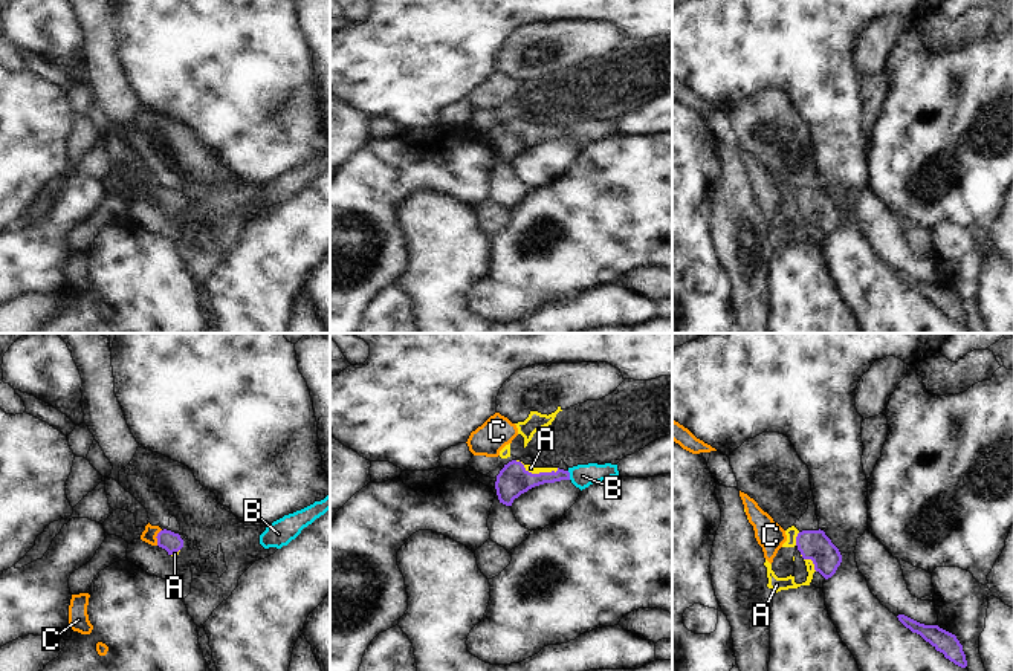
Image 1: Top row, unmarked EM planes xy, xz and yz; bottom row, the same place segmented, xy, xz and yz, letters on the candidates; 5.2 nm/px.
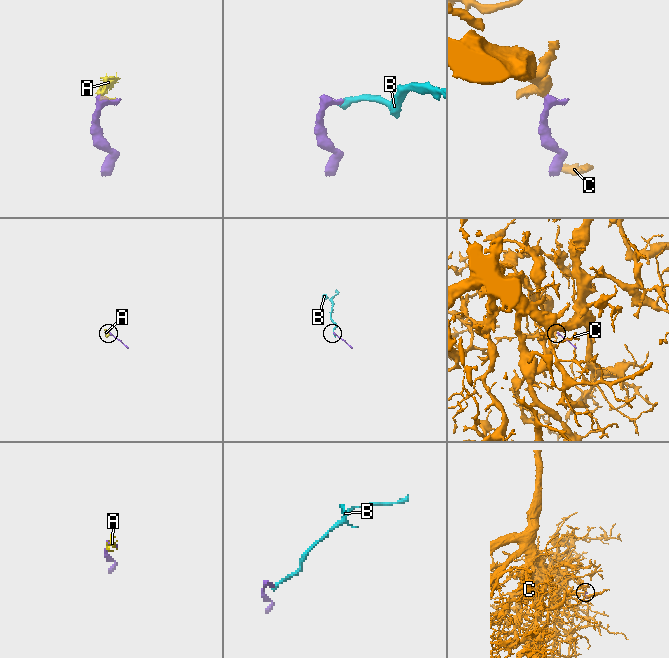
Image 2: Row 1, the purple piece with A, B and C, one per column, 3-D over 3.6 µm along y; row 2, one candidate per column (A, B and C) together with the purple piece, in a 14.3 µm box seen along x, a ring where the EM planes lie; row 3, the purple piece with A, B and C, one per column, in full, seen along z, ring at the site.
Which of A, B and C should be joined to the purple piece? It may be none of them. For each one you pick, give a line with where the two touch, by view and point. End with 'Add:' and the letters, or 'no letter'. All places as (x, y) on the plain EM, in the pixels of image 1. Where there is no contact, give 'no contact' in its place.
B: xz (569, 133)
C: xy (156, 194)
Add: B, C

